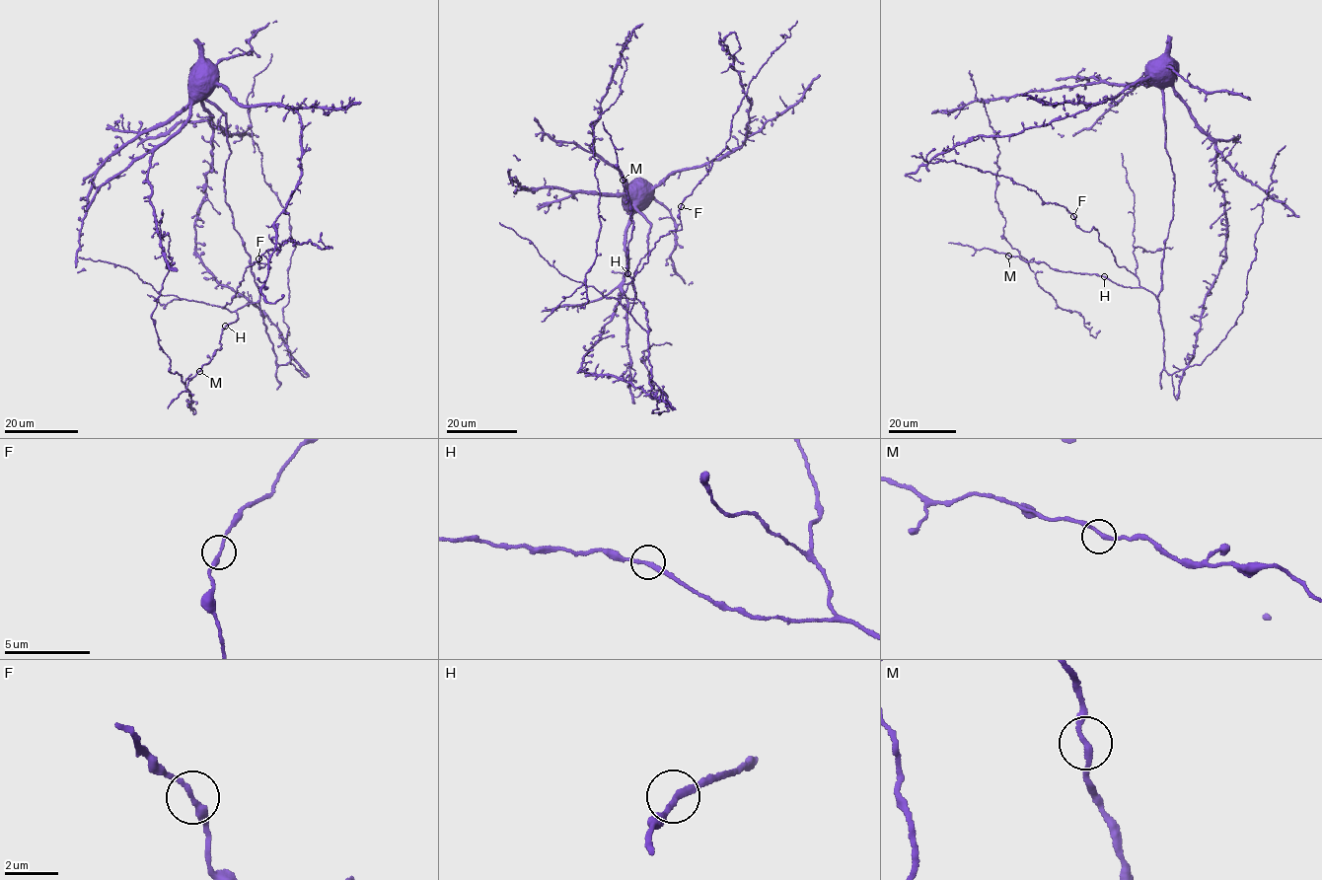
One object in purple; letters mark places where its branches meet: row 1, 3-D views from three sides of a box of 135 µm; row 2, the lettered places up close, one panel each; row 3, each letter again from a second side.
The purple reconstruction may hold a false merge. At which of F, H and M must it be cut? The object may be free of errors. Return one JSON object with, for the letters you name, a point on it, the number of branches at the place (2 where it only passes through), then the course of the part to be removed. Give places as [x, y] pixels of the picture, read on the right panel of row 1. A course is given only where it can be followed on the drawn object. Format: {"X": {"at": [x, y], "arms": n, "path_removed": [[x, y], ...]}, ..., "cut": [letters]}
{"cut": []}

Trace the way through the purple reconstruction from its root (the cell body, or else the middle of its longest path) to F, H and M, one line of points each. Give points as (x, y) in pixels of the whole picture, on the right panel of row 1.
F: (1153, 69), (1175, 183), (1157, 297), (1116, 263), (1097, 230), (1083, 231), (1073, 216)
H: (1153, 69), (1162, 96), (1165, 144), (1175, 183), (1161, 288), (1157, 297), (1142, 287), (1117, 285), (1104, 276)
M: (1153, 69), (1175, 183), (1157, 297), (1096, 274), (1008, 256)

